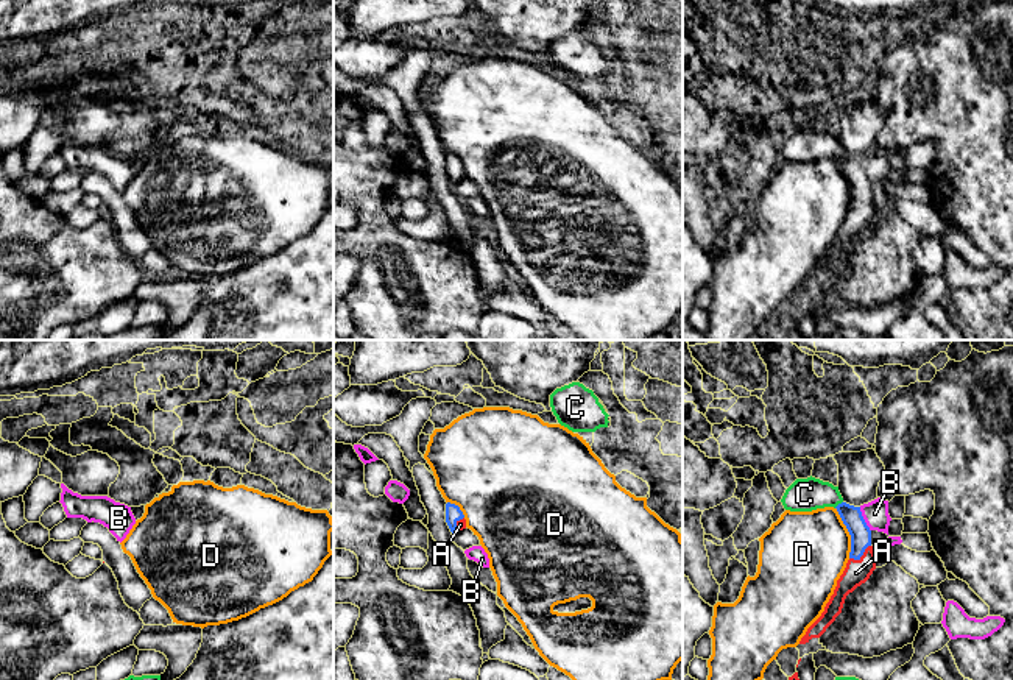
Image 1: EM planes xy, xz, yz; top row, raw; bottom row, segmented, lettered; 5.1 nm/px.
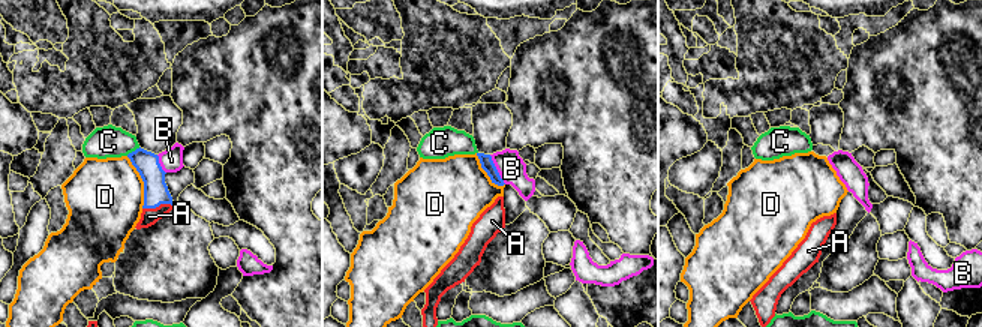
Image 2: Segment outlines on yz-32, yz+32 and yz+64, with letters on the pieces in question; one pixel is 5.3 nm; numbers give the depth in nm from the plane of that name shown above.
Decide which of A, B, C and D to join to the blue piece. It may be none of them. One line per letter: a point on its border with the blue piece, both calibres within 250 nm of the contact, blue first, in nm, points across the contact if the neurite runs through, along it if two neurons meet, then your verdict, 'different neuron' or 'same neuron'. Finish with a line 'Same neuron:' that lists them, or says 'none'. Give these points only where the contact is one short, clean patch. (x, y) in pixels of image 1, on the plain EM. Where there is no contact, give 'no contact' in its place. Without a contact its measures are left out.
A: contact yz (861, 206); calibres 110 and 130 nm; way yz (861, 186), (861, 206), (861, 216), (856, 223); same neuron
B: contact yz (864, 170); calibres 110 and 130 nm; border yz (859, 158), (870, 181); different neuron
C: contact yz (839, 155); calibres 110 and 180 nm; different neuron
D: contact yz (848, 181); calibres 110 and 420 nm; different neuron
Same neuron: A

